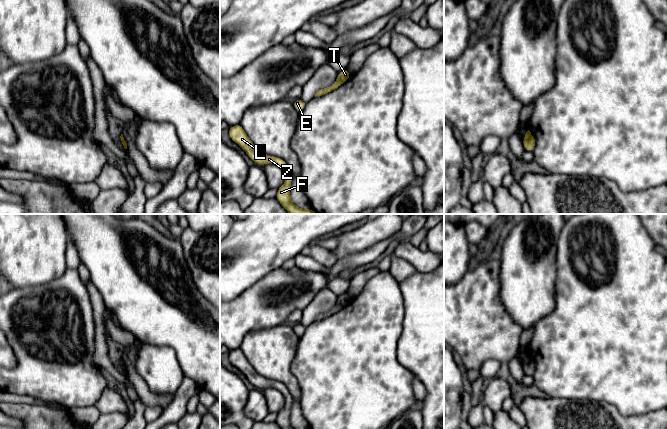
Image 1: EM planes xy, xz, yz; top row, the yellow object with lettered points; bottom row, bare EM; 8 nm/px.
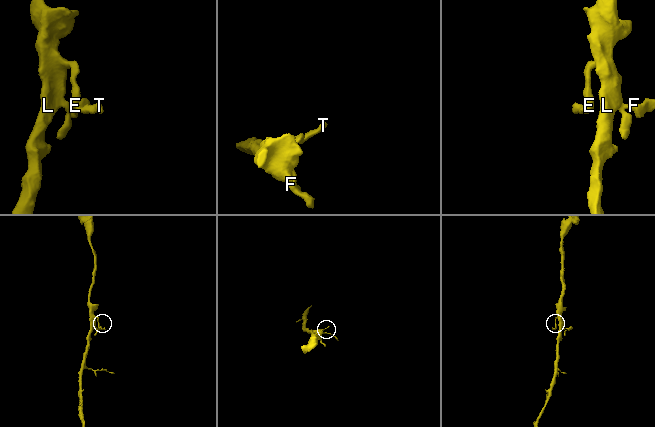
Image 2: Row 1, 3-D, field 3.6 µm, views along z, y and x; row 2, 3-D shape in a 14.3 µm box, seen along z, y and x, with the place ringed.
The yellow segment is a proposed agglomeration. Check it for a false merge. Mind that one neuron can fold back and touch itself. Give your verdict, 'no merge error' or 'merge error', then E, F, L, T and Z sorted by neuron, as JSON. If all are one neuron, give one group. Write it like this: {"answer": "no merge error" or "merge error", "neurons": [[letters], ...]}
{"answer": "no merge error", "neurons": [["E", "F", "L", "T", "Z"]]}

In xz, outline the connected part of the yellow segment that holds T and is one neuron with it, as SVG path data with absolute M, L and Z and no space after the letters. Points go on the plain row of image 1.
M346 293L342 294L341 296L338 297L336 305L329 311L324 312L319 314L316 318L315 321L322 320L328 316L331 316L335 313L337 313L339 310L341 310L343 307L345 307L350 301L351 297Z

